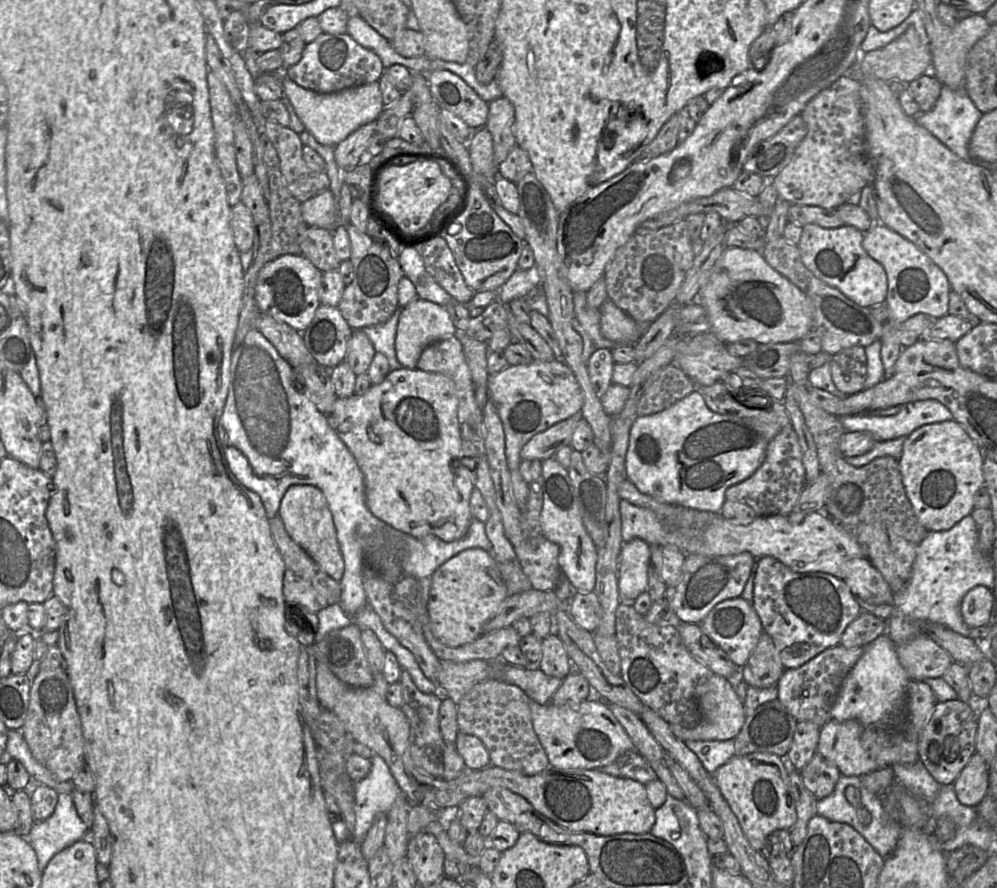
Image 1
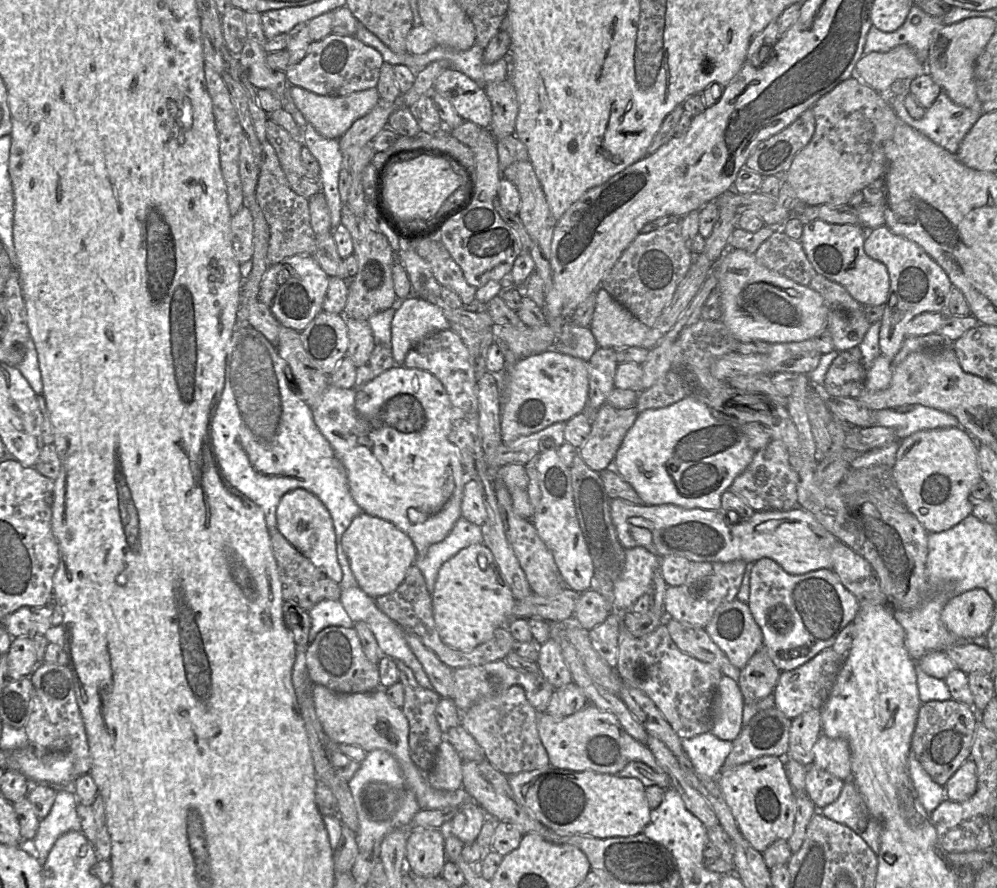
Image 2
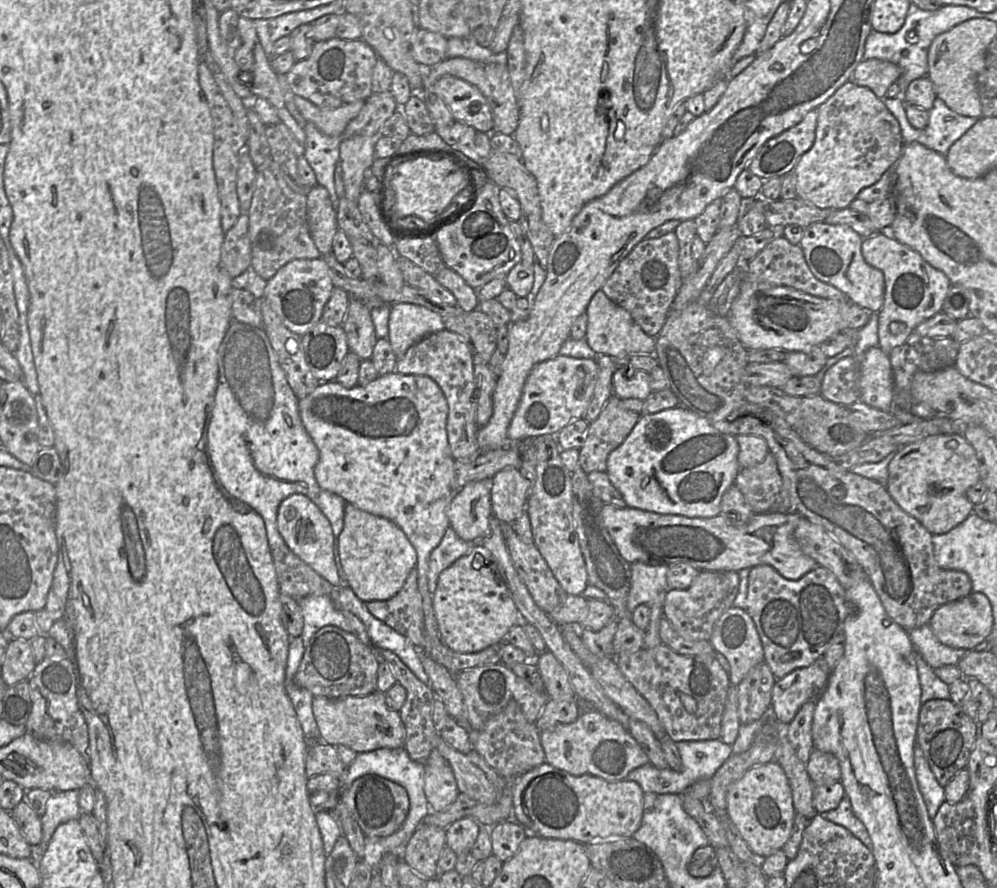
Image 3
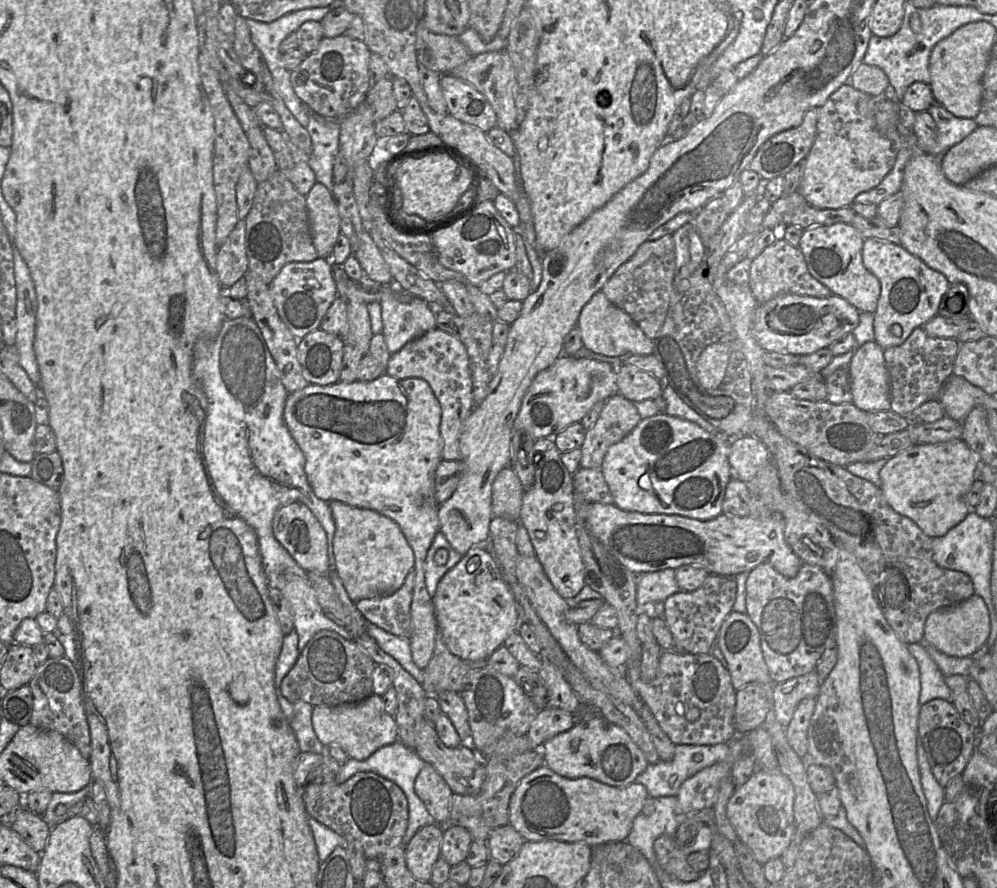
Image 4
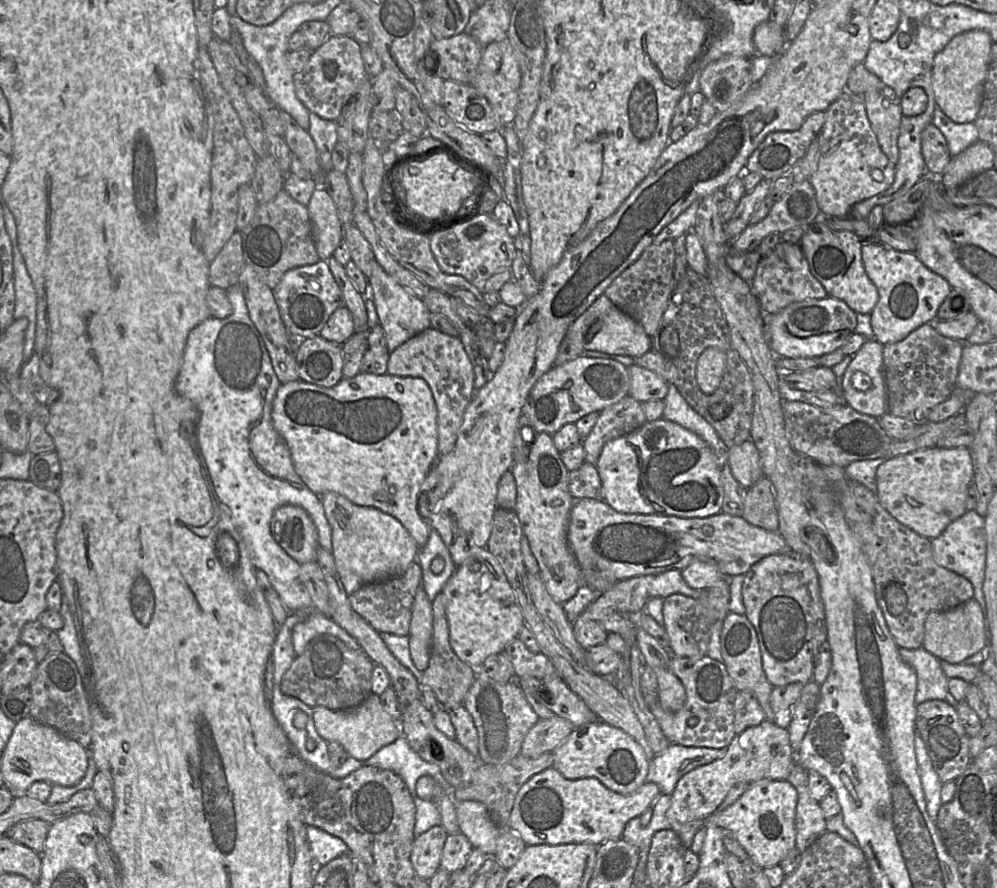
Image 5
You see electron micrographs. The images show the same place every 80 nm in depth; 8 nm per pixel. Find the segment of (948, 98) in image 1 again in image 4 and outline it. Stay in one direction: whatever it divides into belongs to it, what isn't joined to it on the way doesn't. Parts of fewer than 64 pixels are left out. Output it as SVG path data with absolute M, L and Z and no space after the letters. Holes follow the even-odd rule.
M933 102L928 111L937 126L937 142L932 156L941 157L978 126L974 118L956 117L937 102Z

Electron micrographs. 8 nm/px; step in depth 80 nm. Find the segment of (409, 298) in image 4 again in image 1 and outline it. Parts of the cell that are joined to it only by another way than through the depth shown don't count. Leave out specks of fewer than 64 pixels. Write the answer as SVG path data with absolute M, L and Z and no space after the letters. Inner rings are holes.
M416 298L402 309L399 317L395 338L397 360L402 367L415 369L421 353L426 347L437 341L454 336L456 332L457 329L445 307Z

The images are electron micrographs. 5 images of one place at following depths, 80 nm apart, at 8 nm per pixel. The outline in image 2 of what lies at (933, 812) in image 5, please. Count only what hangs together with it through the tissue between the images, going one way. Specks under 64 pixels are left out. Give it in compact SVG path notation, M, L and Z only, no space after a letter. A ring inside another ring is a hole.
M912 752L908 756L907 768L918 798L930 815L945 799L945 789L931 779Z

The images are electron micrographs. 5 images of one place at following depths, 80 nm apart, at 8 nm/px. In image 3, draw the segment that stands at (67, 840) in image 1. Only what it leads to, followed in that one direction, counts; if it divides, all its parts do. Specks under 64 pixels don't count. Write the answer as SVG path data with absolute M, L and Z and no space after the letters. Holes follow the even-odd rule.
M79 790L52 792L47 801L46 811L41 816L42 840L33 848L32 859L39 862L39 855L45 851L56 828L69 820L78 819L81 815L79 807Z

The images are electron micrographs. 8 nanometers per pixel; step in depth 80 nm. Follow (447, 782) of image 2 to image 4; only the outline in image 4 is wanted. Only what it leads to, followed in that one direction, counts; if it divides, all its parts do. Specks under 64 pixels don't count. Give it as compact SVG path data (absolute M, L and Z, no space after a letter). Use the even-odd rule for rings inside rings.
M426 763L415 779L414 789L433 817L433 821L444 830L450 816L453 792L443 777L431 764Z

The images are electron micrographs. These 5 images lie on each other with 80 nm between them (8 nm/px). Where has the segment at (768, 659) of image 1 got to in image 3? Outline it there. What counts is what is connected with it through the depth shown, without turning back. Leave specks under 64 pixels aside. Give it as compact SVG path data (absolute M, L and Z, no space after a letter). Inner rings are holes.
M763 661L754 666L738 684L740 724L750 724L759 720L771 708L775 681L769 666Z

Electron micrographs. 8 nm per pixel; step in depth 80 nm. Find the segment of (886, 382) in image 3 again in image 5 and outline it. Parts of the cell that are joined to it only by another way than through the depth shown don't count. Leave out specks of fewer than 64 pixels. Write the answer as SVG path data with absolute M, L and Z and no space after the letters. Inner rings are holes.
M876 339L867 340L853 355L842 377L843 401L854 410L879 418L887 411L887 391L883 367L883 345Z

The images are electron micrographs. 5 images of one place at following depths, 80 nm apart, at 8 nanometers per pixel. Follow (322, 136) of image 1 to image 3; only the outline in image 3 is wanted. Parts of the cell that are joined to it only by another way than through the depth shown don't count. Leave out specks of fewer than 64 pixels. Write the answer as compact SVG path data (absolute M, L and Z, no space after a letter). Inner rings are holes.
M295 96L295 104L307 122L313 122L329 136L342 136L350 121L361 111L364 102L359 100L335 109L323 109L301 96Z

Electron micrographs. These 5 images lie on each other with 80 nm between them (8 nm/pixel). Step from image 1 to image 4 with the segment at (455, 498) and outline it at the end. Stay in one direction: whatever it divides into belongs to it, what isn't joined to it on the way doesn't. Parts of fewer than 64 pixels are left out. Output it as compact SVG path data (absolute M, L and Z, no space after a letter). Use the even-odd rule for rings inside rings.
M386 373L370 382L338 381L328 386L309 384L287 396L283 418L305 457L307 480L319 498L327 502L340 501L374 510L398 524L411 546L416 571L411 603L412 634L409 638L414 663L424 670L434 653L438 624L433 598L425 583L425 559L435 535L440 532L435 500L435 471L442 461L443 440L440 435L442 410L430 385L421 378L397 379Z

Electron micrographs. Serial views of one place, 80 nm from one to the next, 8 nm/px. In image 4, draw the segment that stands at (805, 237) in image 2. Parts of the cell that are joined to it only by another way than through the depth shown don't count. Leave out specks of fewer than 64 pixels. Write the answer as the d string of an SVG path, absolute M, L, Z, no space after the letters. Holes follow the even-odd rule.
M835 223L805 229L797 247L804 255L810 274L833 295L846 299L859 312L874 313L881 294L881 283L863 264L864 240L851 223Z

